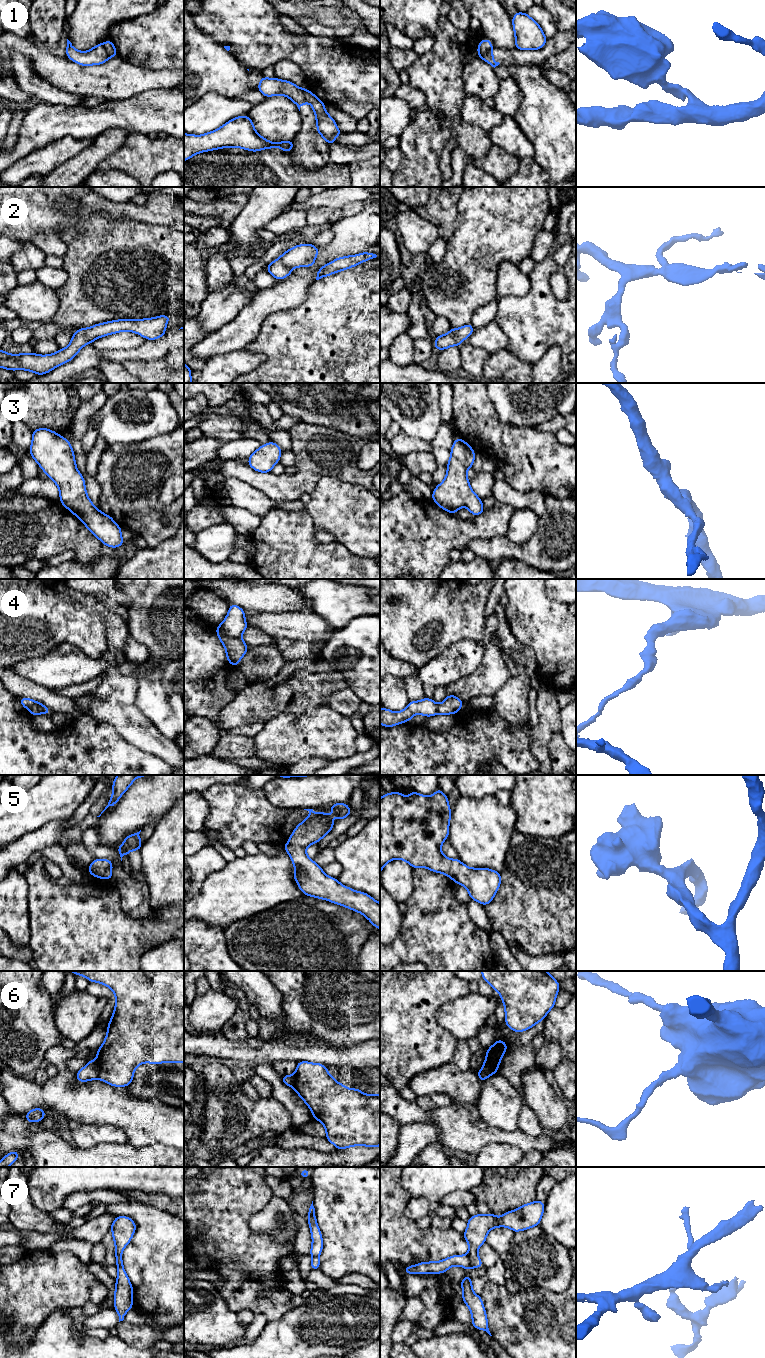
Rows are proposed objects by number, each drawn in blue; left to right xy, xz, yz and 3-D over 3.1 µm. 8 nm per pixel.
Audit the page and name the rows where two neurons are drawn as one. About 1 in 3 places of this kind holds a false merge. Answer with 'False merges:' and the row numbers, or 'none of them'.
False merges: 1, 4, 6, 7

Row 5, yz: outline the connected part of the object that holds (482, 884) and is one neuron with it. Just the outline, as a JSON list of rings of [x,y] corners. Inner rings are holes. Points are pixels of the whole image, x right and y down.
[[[439,787],[430,797],[413,789],[408,798],[399,791],[385,792],[380,798],[380,874],[389,861],[405,860],[413,869],[423,867],[445,874],[456,884],[465,886],[470,898],[485,907],[500,887],[501,874],[488,868],[469,868],[459,858],[449,859],[442,854],[441,845],[449,836],[451,813],[448,797]]]

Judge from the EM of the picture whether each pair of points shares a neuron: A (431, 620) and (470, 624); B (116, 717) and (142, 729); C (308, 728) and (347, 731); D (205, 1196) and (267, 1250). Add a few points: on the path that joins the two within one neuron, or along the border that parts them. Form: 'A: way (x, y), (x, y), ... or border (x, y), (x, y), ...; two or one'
A: way (441, 620), (460, 620); one
B: way (122, 717), (127, 719), (136, 728); one
C: way (318, 733), (337, 733); one
D: way (220, 1212), (251, 1243); one

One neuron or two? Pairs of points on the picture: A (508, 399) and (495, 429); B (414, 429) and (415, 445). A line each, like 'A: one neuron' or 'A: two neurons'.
A: two neurons
B: two neurons

